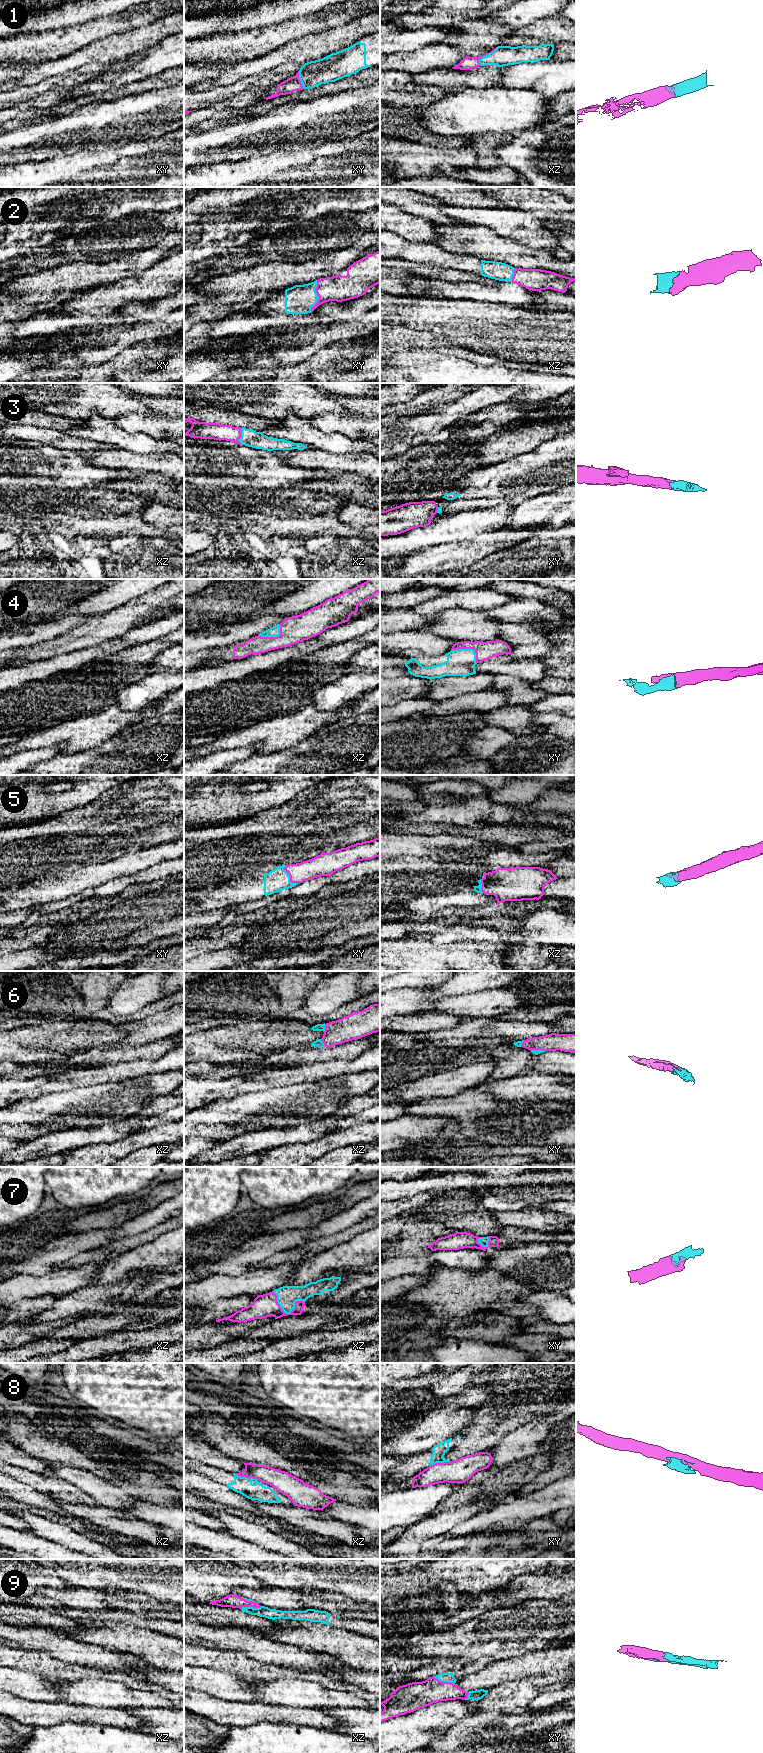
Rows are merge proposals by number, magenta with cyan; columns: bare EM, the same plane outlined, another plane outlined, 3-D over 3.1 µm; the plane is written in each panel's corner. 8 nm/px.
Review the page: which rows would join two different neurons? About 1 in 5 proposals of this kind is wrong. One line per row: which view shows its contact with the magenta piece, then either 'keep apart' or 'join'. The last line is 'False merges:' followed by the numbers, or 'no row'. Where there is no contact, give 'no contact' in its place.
1: meets magenta in xy; join
2: meets magenta in xy; join
3: meets magenta in xz; join
4: meets magenta in xy; join
5: meets magenta in xy; join
6: meets magenta in xz; join
7: meets magenta in xz; join
8: meets magenta in xz; keep apart
9: meets magenta in xz; join
False merges: 8

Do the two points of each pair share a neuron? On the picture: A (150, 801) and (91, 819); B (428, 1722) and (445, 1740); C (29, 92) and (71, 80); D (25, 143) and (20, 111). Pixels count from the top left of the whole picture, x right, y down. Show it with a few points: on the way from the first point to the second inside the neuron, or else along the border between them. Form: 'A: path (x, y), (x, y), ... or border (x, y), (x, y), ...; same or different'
A: path (135, 803), (132, 803), (118, 813), (106, 813); same
B: border (447, 1730), (438, 1733), (430, 1742); different
C: path (39, 88), (61, 85); same
D: border (45, 121), (39, 124), (21, 126), (10, 131); different

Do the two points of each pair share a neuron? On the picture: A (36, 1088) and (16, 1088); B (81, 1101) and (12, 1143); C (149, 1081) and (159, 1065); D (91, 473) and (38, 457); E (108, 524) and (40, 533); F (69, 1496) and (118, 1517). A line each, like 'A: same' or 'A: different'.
A: same
B: different
C: different
D: same
E: same
F: different

